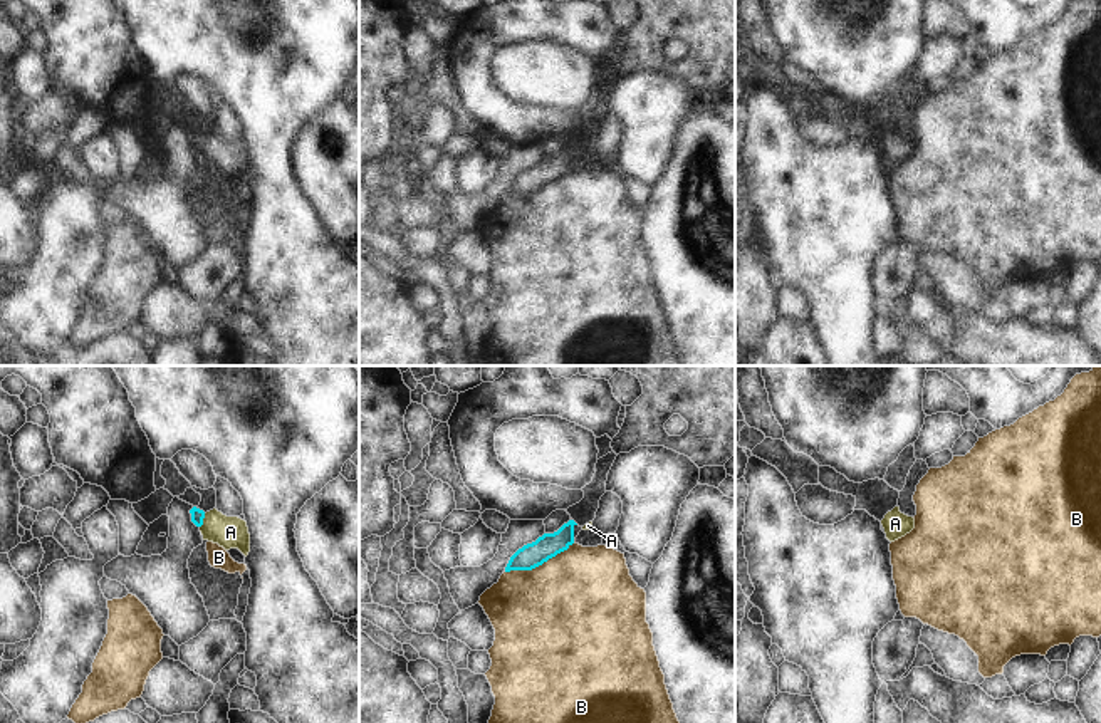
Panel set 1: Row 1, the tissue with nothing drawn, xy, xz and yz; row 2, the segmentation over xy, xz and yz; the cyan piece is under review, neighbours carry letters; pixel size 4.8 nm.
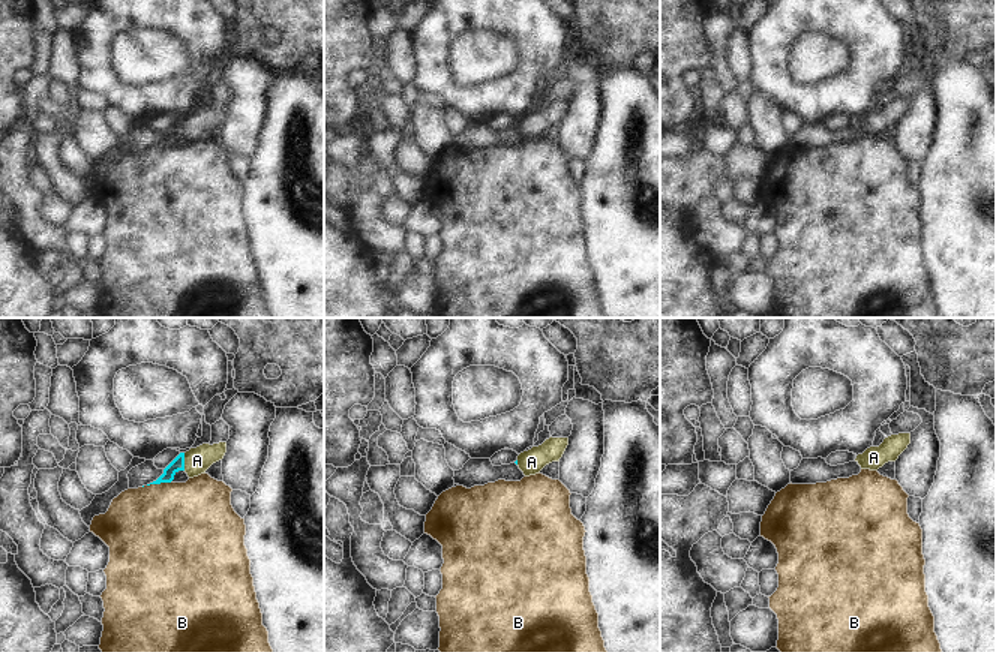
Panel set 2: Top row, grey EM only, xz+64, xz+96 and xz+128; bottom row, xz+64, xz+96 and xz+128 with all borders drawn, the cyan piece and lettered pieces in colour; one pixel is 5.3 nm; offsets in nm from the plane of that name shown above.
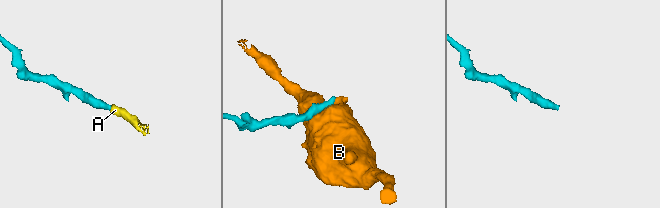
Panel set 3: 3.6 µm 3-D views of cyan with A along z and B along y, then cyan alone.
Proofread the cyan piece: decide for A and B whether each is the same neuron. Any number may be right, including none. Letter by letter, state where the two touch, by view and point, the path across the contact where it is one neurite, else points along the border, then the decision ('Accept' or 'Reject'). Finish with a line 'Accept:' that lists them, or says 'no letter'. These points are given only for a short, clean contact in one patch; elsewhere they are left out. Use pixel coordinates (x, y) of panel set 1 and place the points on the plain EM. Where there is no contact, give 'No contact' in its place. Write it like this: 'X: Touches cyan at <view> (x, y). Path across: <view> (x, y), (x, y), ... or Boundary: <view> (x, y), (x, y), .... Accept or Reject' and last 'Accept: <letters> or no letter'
A: Touches cyan at xy (202, 145). Path across: xy (197, 140), (202, 145), (230, 156). Accept
B: Touches cyan at xz (539, 188). Reject
Accept: A

